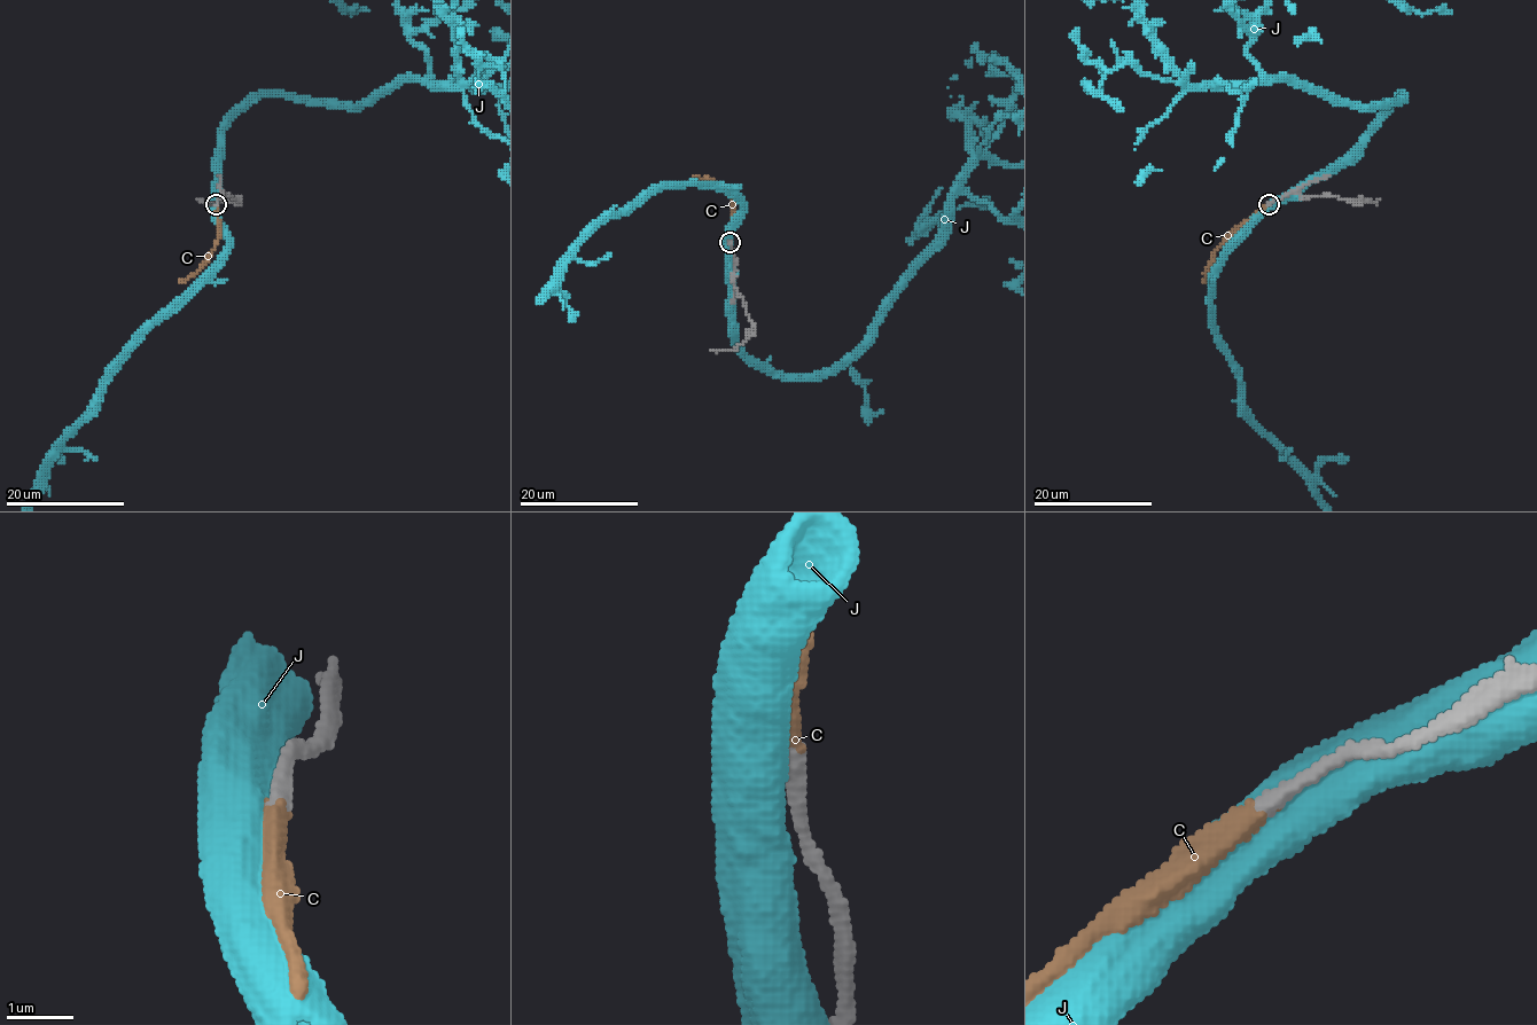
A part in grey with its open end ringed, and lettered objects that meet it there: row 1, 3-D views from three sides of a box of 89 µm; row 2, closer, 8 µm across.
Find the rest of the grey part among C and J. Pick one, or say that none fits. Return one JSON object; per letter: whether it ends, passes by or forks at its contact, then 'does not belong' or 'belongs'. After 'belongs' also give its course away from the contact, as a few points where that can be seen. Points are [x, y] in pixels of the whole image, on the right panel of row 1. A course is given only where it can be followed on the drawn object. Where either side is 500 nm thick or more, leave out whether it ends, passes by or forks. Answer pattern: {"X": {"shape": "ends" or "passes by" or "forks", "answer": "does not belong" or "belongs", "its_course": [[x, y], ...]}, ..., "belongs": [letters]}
{"C": {"shape": "ends", "answer": "belongs", "its_course": [[1269, 204], [1245, 220], [1215, 251], [1215, 259], [1201, 282]]}, "J": {"answer": "does not belong"}, "belongs": ["C"]}

